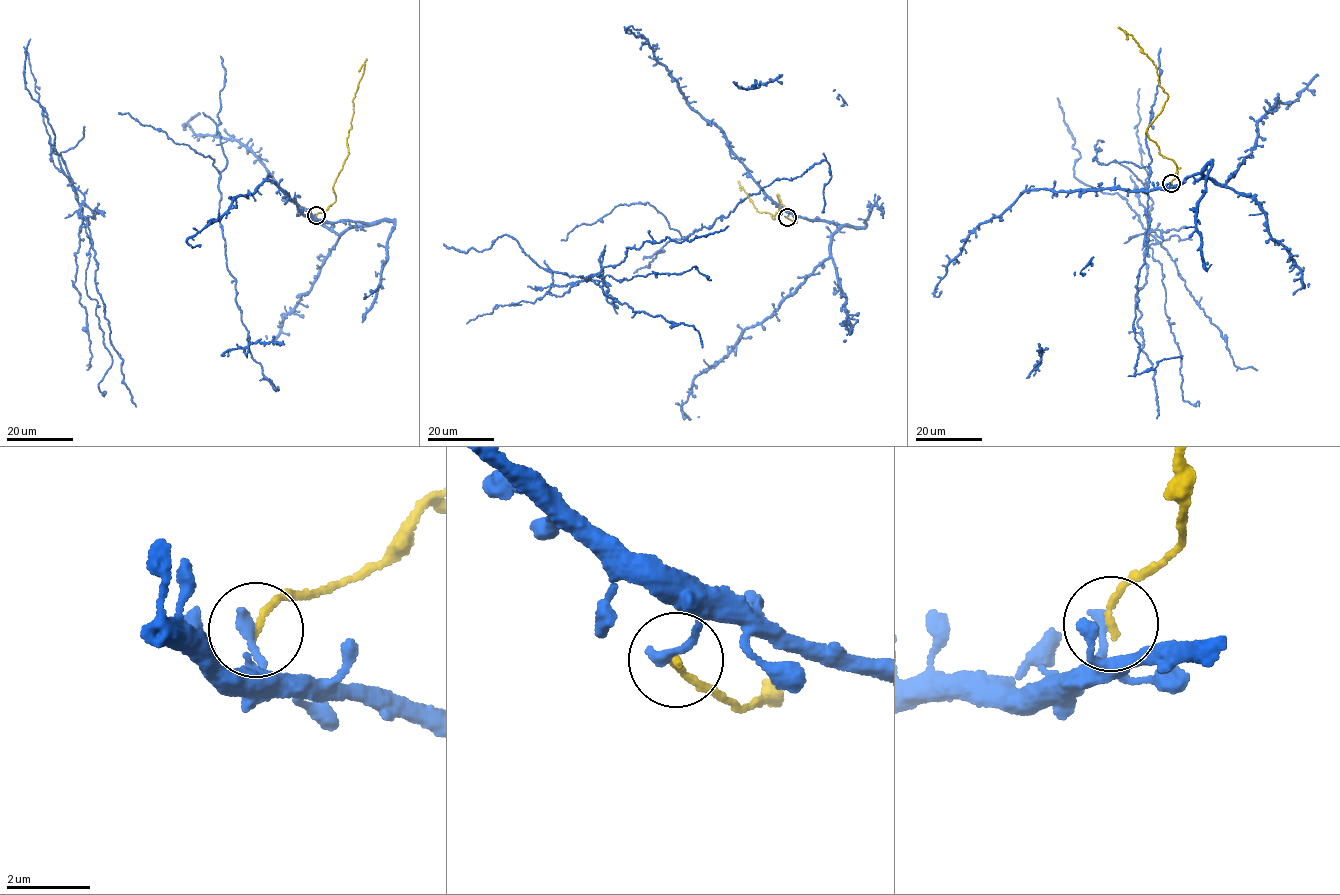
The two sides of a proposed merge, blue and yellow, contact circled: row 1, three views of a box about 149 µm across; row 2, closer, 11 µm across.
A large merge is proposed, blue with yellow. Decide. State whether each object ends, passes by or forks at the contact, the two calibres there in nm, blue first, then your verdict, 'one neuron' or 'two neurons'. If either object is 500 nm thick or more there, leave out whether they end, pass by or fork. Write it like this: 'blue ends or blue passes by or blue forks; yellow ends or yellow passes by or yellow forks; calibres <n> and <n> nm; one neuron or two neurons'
blue ends; yellow ends; calibres 280 and 160 nm; two neurons

